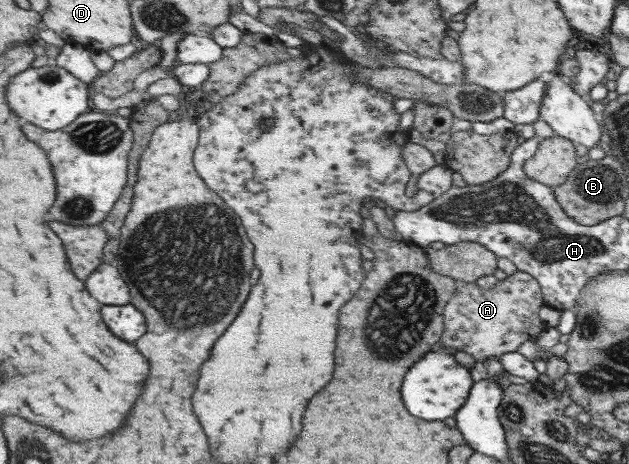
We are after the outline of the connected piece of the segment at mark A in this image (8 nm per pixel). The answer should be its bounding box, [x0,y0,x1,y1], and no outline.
[440,271,548,362]

